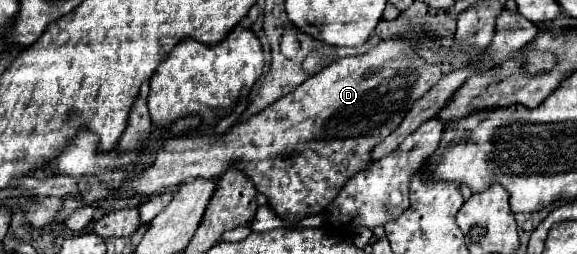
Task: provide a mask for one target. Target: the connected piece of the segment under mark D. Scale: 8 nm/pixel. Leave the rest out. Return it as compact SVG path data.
M407 30L399 36L381 40L361 56L337 58L319 74L305 80L297 90L279 98L247 122L231 128L223 138L217 138L215 134L211 134L207 142L187 136L161 138L155 150L155 162L127 178L115 190L99 182L97 176L81 176L77 182L77 196L63 196L63 208L39 232L53 232L55 226L63 224L65 218L81 206L109 198L161 194L177 184L197 180L199 176L221 176L231 162L241 162L243 172L247 172L255 188L269 198L269 206L279 218L295 222L305 216L315 216L335 200L337 190L357 170L371 164L371 148L391 134L411 104L439 82L441 64L427 64L423 58L409 58L409 50L439 50L441 46L439 34Z

